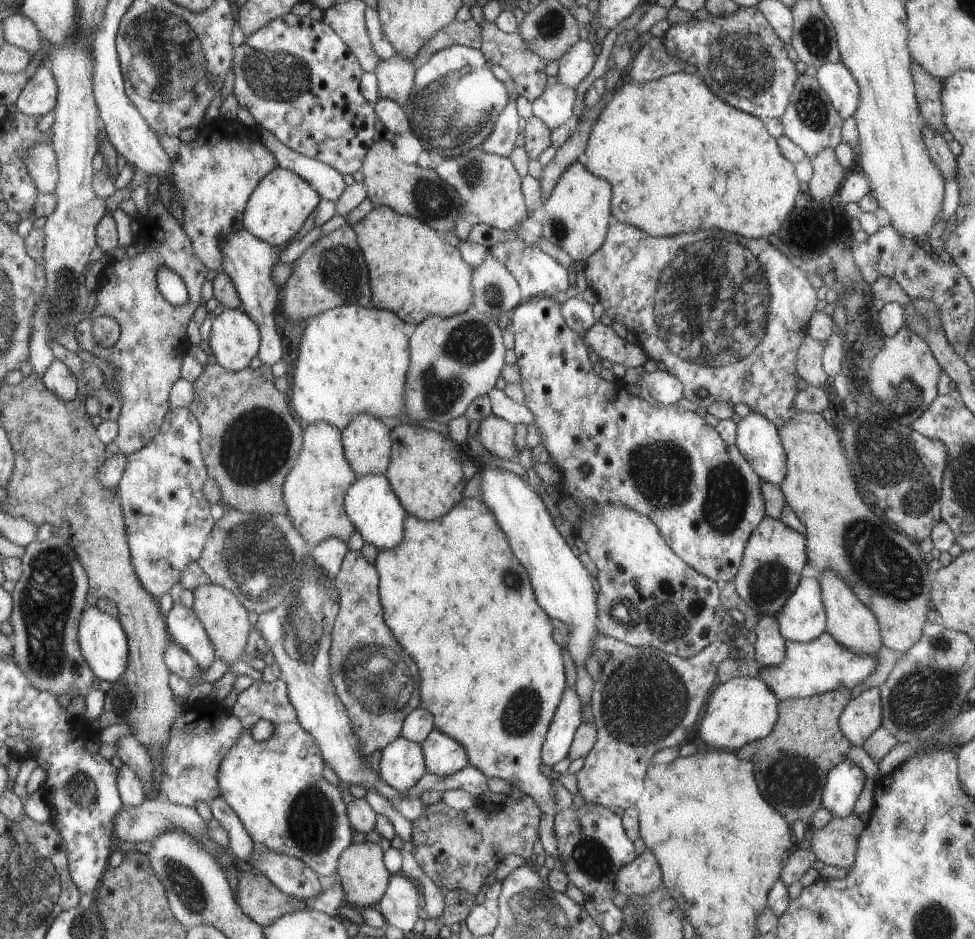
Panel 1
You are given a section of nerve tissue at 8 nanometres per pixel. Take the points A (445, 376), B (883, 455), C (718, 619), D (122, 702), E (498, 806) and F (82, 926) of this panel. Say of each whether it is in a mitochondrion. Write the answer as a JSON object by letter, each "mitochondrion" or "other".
{"A":"mitochondrion","B":"mitochondrion","C":"other","D":"mitochondrion","E":"other","F":"mitochondrion"}

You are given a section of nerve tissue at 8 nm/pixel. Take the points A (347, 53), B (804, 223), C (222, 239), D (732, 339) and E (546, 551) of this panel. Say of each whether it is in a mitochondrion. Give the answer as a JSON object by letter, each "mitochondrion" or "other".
{"A":"other","B":"other","C":"other","D":"mitochondrion","E":"other"}

